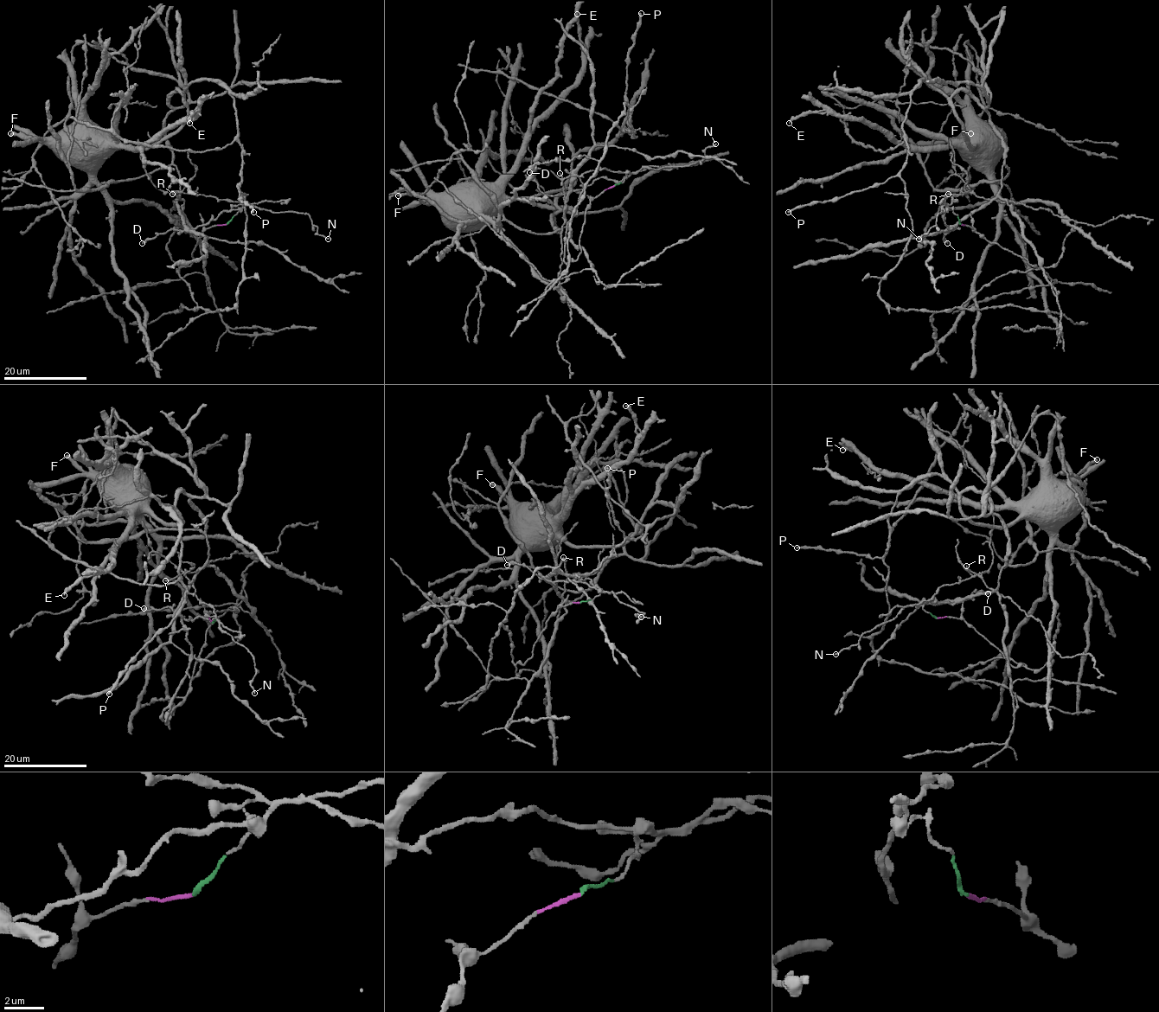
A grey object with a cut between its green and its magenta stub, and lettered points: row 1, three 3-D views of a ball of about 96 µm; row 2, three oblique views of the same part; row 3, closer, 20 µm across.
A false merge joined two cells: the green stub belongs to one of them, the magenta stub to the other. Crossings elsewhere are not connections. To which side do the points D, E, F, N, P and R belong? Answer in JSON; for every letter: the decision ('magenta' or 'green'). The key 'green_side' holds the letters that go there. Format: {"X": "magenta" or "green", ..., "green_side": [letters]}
{"D": "green", "E": "magenta", "F": "magenta", "N": "green", "P": "magenta", "R": "green", "green_side": ["D", "N", "R"]}

